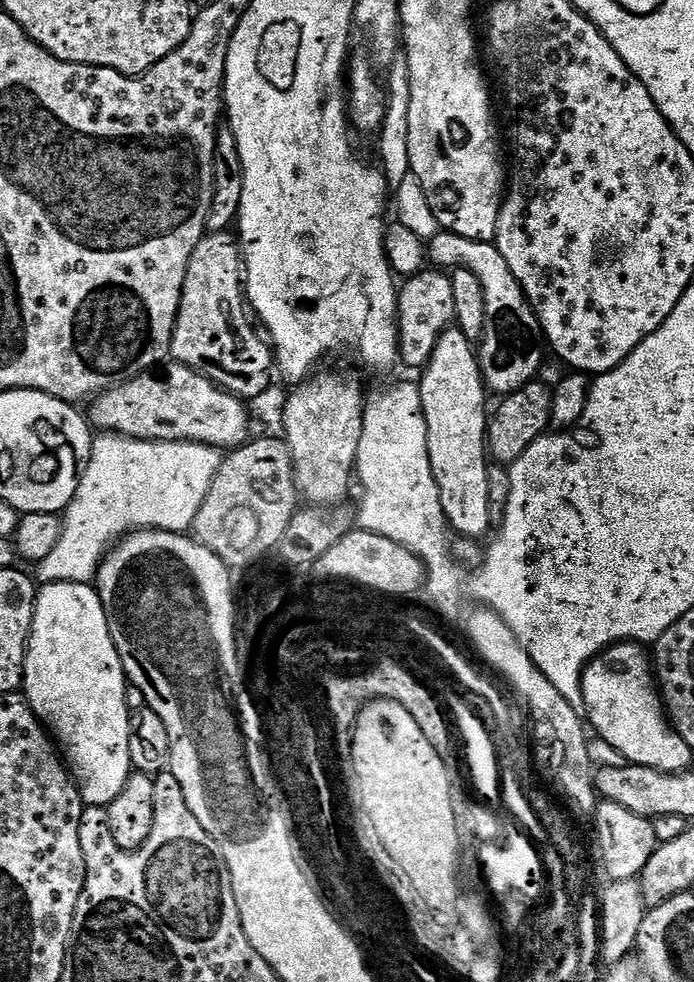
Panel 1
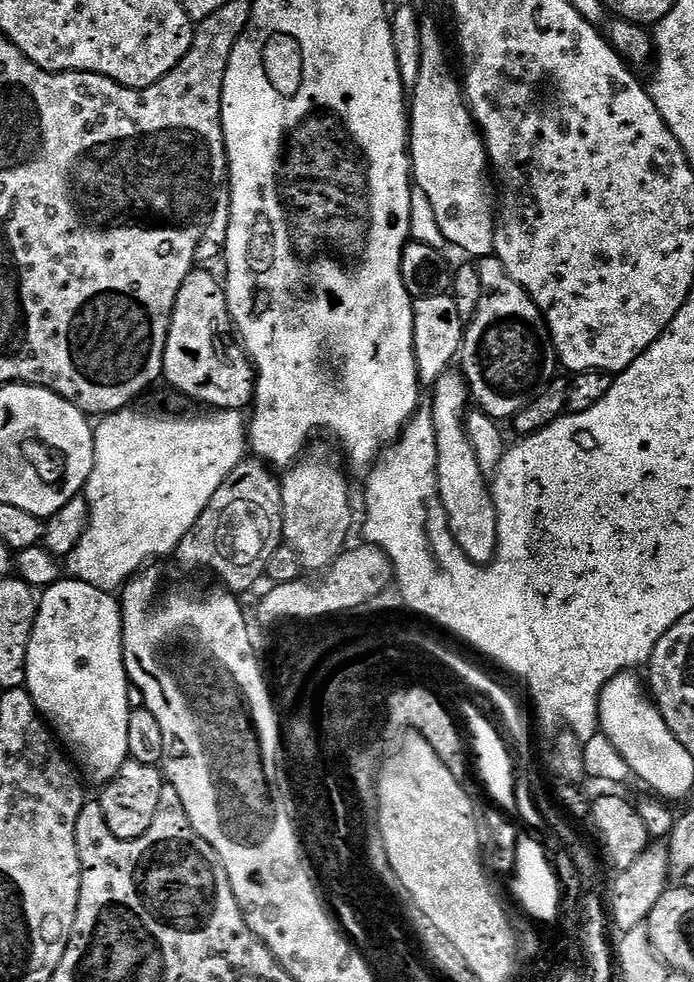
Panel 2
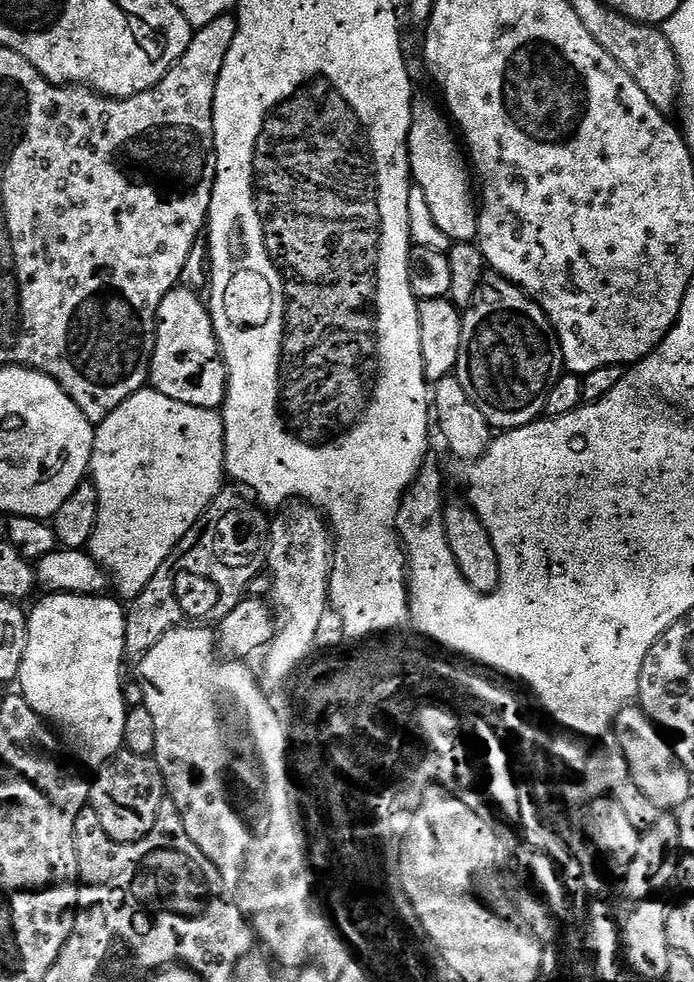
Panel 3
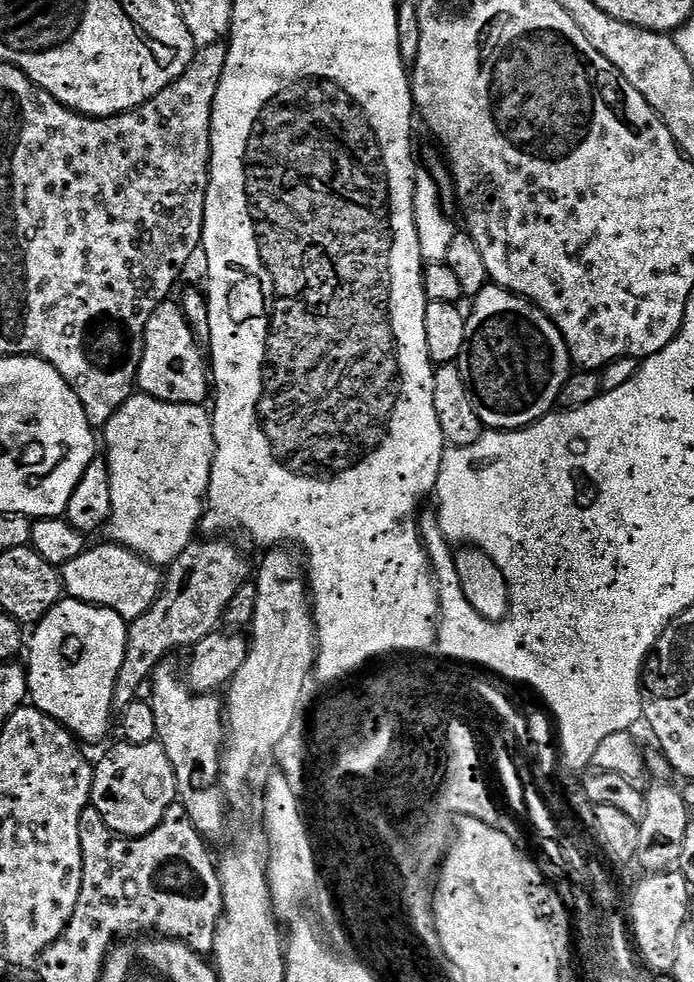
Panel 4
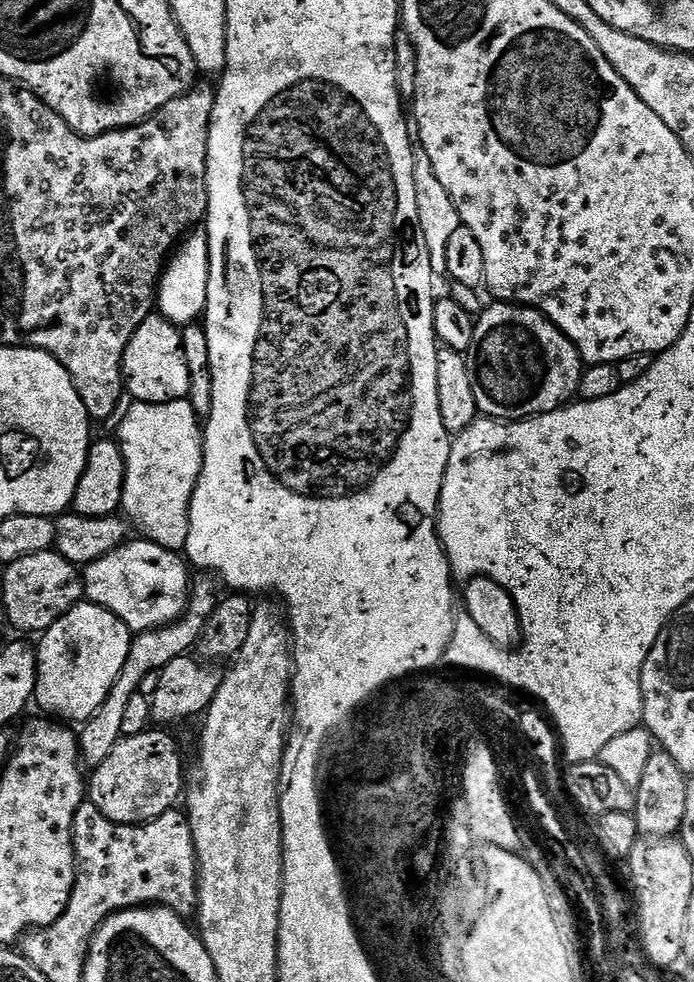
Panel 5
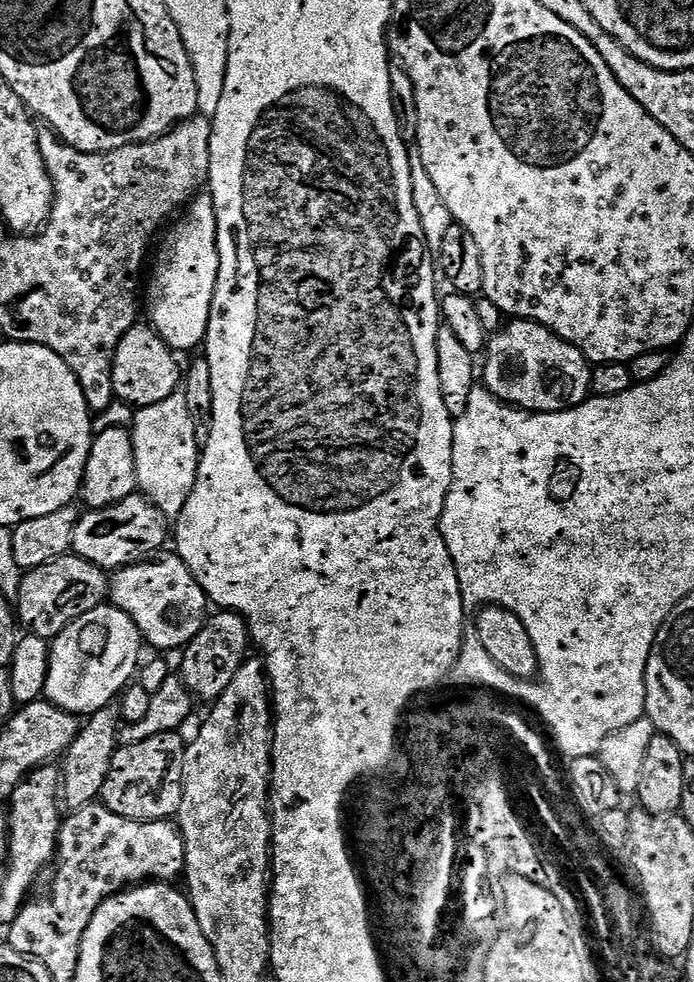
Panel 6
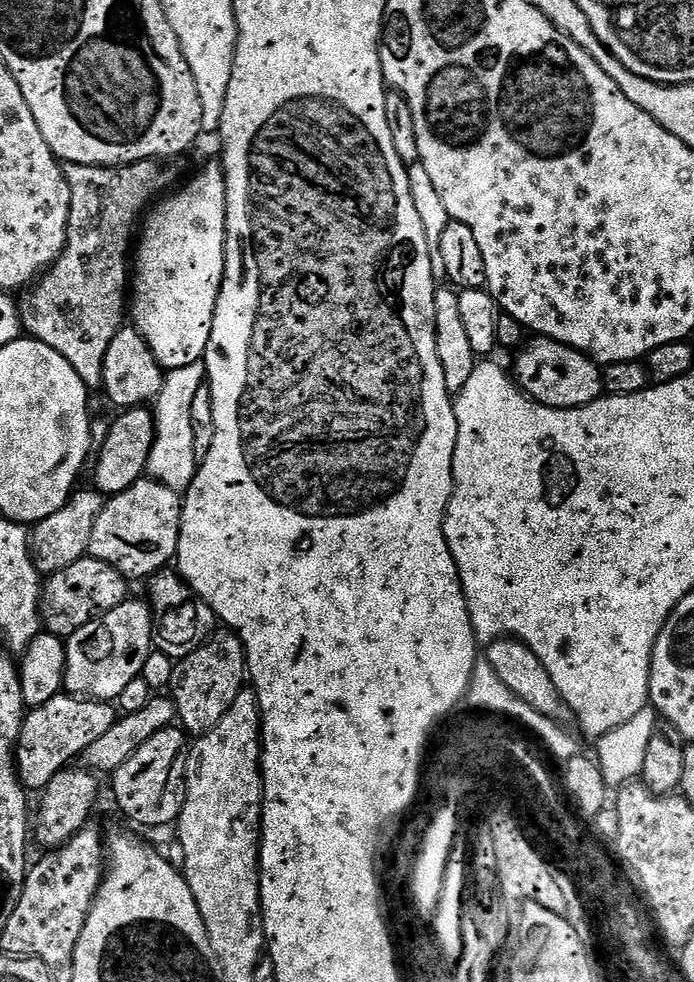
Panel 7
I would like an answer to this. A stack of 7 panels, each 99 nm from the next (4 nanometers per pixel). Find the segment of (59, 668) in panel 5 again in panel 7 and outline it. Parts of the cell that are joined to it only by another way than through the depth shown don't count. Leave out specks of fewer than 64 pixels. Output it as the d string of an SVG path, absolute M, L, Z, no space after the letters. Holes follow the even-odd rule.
M129 598L122 601L114 610L67 637L65 693L89 700L116 702L126 685L143 673L146 658L154 648L154 625L151 607L140 600Z

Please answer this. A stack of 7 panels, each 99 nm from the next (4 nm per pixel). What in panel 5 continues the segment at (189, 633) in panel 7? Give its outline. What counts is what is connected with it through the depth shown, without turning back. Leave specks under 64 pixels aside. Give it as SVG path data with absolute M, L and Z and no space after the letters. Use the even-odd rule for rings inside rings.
M132 538L110 554L83 565L84 595L87 603L97 604L113 612L128 627L129 633L148 632L152 628L163 628L164 625L171 624L183 613L190 591L188 572L190 573L189 565L180 552L171 552L168 548L158 546L153 540Z

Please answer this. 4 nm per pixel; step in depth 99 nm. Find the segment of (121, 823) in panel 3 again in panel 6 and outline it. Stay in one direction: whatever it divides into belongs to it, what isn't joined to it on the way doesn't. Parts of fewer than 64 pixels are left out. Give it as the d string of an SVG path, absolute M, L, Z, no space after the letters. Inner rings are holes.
M179 731L163 732L162 734L154 734L154 738L146 738L146 742L138 742L134 746L117 747L114 758L110 762L110 770L106 774L106 782L100 791L100 800L102 803L110 810L114 810L114 814L122 814L122 818L130 818L131 820L166 820L175 817L182 806L182 790L184 789L182 766L180 765L181 757L178 754L183 753L186 747L186 740L183 740L180 735Z

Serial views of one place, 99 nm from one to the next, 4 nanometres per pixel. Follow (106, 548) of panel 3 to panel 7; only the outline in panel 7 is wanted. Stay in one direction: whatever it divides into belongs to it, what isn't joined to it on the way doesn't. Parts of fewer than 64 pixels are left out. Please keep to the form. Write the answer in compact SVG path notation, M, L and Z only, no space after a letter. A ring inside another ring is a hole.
M203 363L171 369L164 377L162 390L154 401L156 437L148 458L147 475L178 494L187 492L196 477L198 457L194 450L192 407L198 390L205 387L206 369Z

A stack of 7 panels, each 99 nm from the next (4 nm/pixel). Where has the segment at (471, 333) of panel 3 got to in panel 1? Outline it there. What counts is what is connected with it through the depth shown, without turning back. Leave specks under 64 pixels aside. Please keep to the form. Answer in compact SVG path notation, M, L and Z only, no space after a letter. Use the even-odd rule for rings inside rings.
M441 230L432 240L426 244L427 259L433 265L444 270L455 270L465 268L474 274L474 278L480 283L480 289L484 295L484 331L480 334L478 341L478 359L480 361L480 375L484 378L484 387L489 393L497 392L497 397L503 398L510 393L518 391L522 386L533 383L544 364L544 352L546 353L546 341L540 330L540 320L536 311L528 304L524 297L522 286L518 278L506 266L506 258L496 249L495 243L487 240L471 240L462 238L453 232Z

